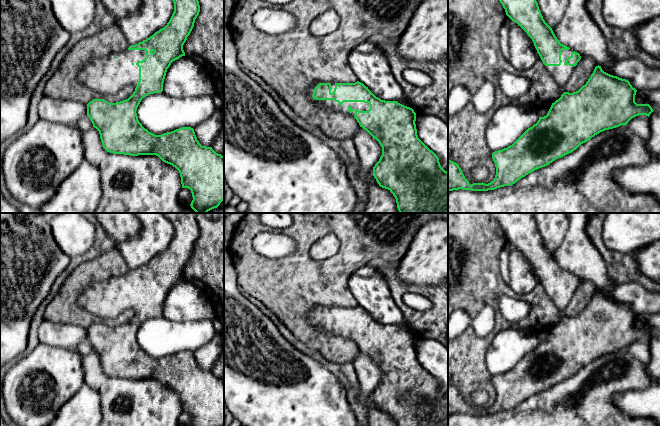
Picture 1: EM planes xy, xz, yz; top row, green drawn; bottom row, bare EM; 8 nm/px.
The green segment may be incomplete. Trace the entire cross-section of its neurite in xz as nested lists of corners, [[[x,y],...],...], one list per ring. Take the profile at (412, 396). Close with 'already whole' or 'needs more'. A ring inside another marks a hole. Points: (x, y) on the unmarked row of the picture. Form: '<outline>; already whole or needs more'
[[[320,307],[308,312],[308,322],[334,335],[352,339],[382,371],[382,379],[373,391],[380,411],[388,413],[396,426],[448,426],[448,396],[417,359],[416,337],[397,325],[376,321],[363,307]]]; needs more

